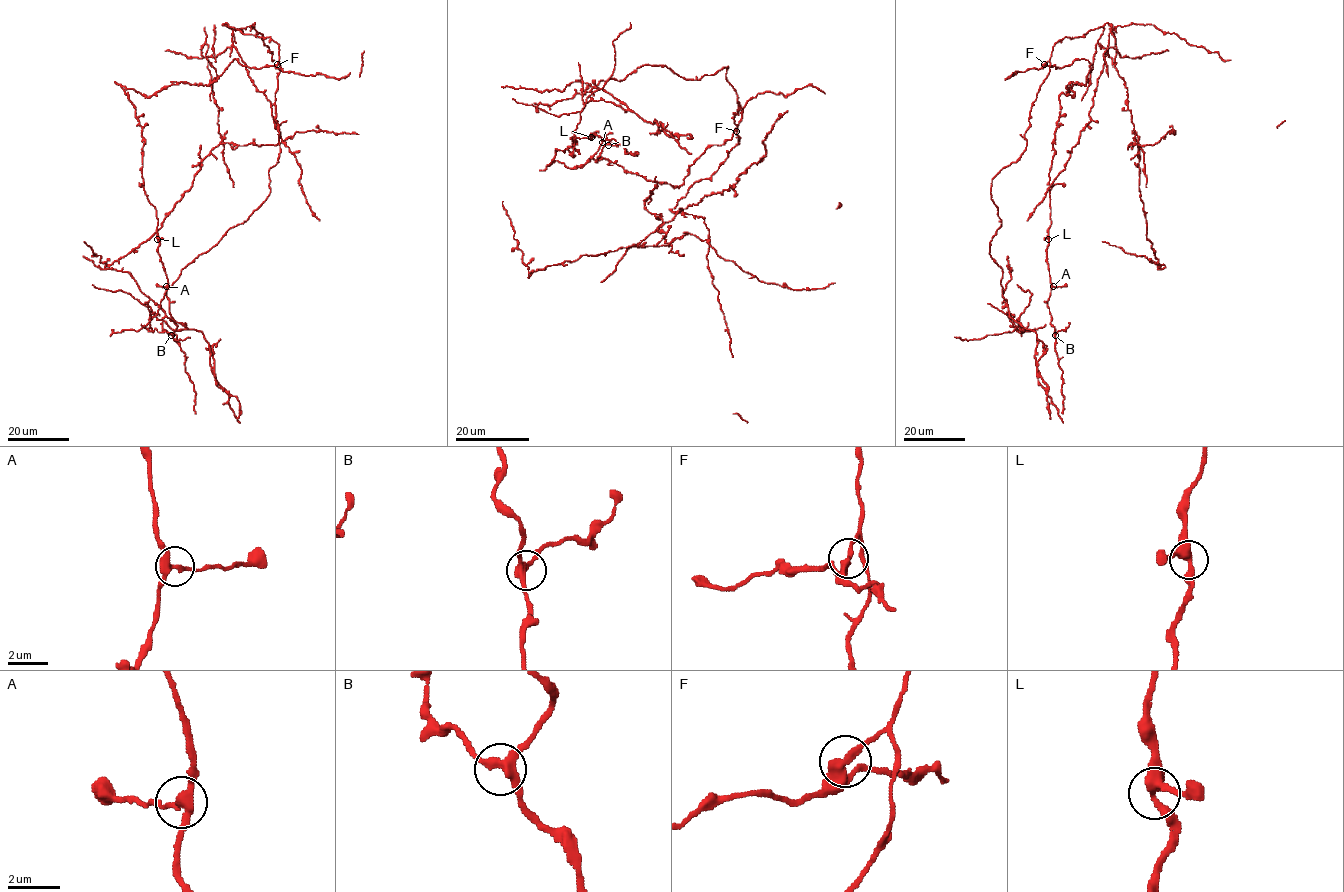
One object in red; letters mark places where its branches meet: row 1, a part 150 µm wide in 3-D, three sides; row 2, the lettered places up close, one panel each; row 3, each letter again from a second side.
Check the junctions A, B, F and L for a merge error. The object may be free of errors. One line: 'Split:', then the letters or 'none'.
Split: F

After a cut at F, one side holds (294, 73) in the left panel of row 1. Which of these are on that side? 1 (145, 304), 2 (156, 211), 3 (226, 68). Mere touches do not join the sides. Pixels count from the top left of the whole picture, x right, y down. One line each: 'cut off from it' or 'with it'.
1: cut off from it
2: with it
3: with it

